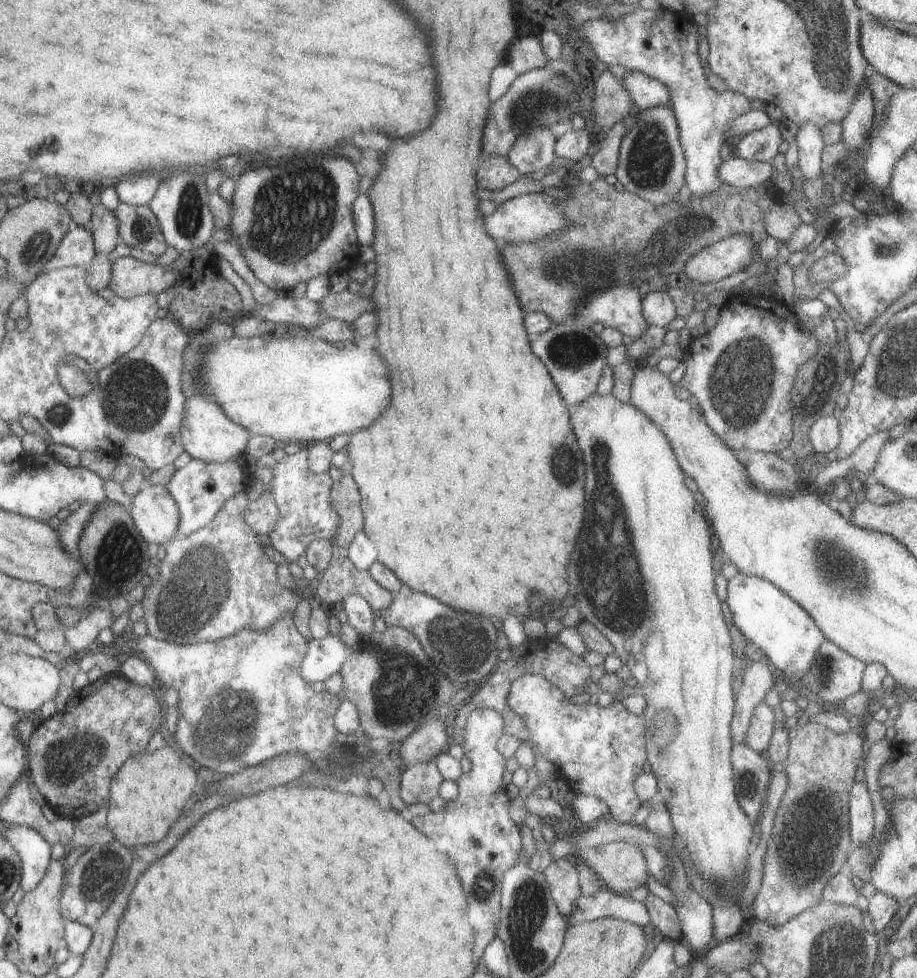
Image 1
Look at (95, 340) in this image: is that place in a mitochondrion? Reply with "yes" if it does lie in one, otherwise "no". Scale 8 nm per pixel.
no

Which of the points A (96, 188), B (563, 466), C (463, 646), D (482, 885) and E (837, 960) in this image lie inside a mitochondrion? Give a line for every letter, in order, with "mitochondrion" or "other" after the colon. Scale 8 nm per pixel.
A: other
B: mitochondrion
C: mitochondrion
D: mitochondrion
E: mitochondrion

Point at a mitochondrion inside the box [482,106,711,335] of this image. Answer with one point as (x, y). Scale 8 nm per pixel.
(566, 267)

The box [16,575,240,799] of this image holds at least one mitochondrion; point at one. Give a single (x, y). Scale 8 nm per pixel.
(64, 761)

